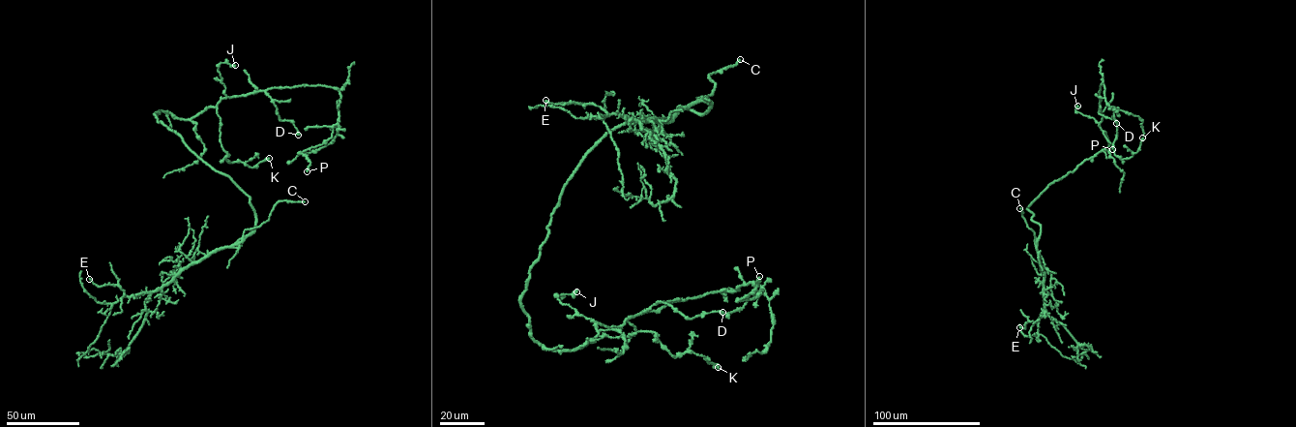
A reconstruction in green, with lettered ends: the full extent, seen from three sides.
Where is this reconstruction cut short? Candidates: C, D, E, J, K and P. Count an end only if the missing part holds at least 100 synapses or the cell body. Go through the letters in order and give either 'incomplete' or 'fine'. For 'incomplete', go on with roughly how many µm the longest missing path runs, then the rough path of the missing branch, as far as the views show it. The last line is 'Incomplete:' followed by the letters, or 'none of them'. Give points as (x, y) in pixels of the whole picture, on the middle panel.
C: incomplete; about 30 µm are missing; missing branch runs (740, 59), (746, 61), (752, 49), (757, 49)
D: fine
E: fine
J: fine
K: fine
P: fine
Incomplete: C

